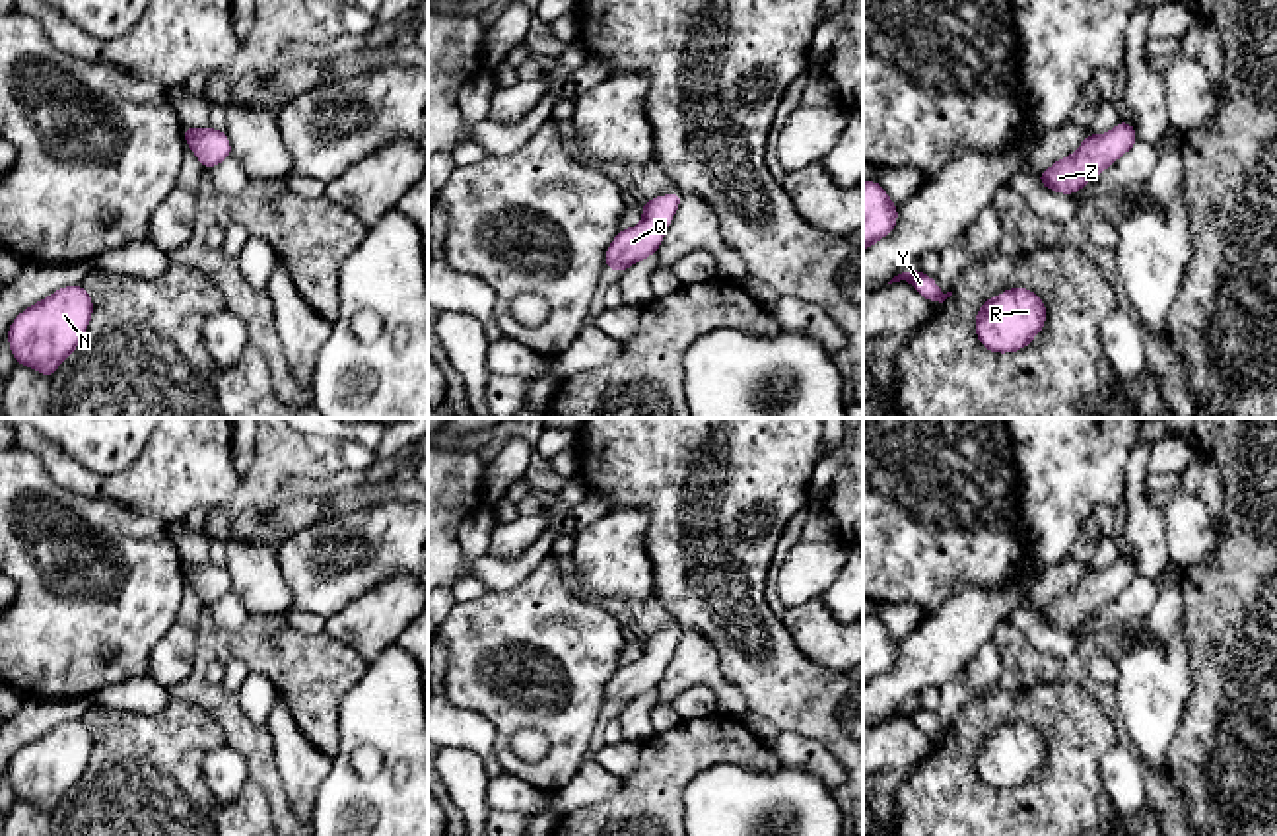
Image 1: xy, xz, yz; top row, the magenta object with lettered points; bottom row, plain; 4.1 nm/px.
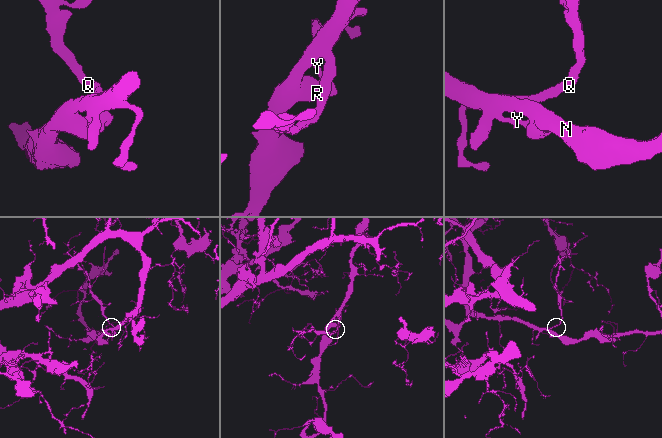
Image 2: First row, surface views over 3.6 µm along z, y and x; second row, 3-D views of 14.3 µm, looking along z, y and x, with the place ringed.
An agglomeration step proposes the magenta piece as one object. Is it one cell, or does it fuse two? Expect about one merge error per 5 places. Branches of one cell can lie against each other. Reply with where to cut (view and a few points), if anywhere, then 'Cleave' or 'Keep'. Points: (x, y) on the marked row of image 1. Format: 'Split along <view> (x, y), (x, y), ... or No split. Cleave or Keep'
No split. Keep

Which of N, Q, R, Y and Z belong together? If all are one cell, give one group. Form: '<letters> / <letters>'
N Q R Y Z

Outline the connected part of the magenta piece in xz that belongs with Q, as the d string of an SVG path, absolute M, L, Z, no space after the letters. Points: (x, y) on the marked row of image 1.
M680 192L663 194L643 202L643 218L632 229L620 229L604 253L604 266L626 272L634 262L655 255L680 202Z

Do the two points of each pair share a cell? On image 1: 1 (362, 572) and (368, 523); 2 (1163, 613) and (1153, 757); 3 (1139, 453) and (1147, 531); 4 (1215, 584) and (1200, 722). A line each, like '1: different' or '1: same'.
1: same
2: same
3: same
4: same

